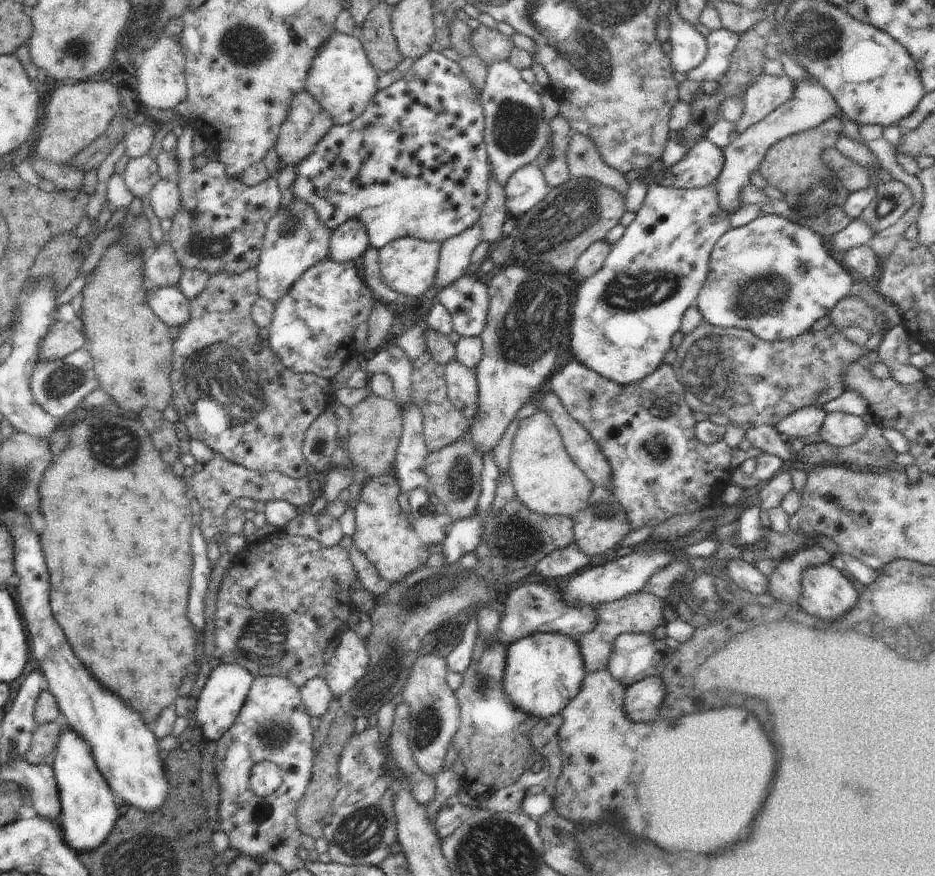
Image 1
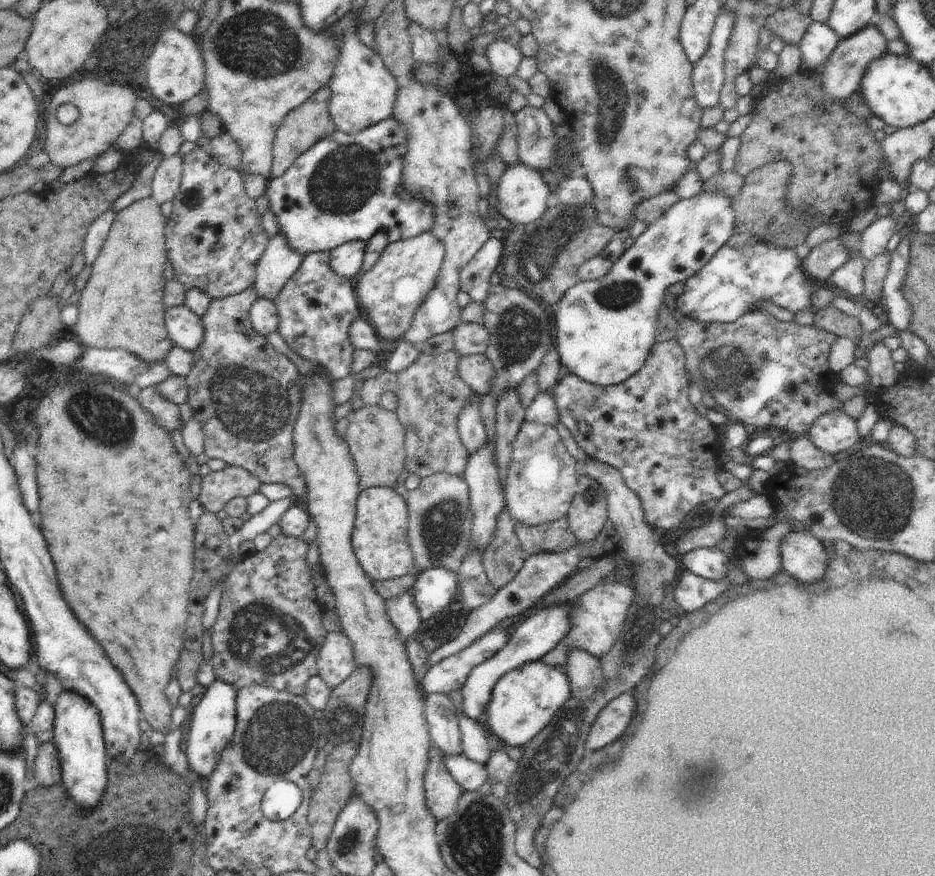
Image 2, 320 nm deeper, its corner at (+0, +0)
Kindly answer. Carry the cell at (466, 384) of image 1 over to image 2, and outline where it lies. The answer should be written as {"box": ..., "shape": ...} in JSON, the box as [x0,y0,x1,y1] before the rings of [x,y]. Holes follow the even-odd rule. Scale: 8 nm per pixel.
{"box":[459,394,487,456],"shape":[[[474,394],[459,416],[459,437],[469,456],[477,453],[487,443],[484,424],[480,419],[481,398]]]}

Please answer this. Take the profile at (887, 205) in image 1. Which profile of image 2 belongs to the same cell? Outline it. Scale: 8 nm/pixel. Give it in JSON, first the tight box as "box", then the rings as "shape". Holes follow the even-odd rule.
{"box":[861,216,898,261],"shape":[[[893,216],[888,218],[878,218],[862,233],[861,253],[866,261],[880,256],[886,252],[888,240],[894,236],[898,230],[897,222]]]}

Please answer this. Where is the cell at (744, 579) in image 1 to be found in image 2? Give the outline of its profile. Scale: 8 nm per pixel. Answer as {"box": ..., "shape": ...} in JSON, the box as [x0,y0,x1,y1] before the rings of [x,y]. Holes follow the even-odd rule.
{"box":[681,547,730,581],"shape":[[[718,547],[694,549],[681,560],[686,571],[711,581],[726,577],[726,569],[730,564],[730,557]]]}

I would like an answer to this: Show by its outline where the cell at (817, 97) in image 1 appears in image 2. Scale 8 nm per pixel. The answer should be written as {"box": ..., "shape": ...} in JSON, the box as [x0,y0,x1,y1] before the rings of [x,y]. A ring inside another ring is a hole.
{"box":[818,23,887,100],"shape":[[[871,23],[854,36],[839,42],[830,53],[828,62],[818,68],[823,80],[823,89],[836,100],[848,99],[856,90],[861,88],[861,80],[868,67],[887,53],[887,40],[880,29]]]}

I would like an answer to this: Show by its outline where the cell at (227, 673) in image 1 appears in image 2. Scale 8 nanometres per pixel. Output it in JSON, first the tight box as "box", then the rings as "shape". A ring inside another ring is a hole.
{"box":[186,679,237,778],"shape":[[[216,679],[204,693],[204,697],[194,709],[190,718],[188,740],[186,740],[186,756],[189,768],[200,778],[210,778],[221,754],[228,742],[231,741],[236,726],[236,695],[237,690],[228,683]]]}

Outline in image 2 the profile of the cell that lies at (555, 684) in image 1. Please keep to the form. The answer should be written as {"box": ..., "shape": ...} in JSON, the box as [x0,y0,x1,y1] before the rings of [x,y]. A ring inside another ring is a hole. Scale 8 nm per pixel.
{"box":[487,660,571,752],"shape":[[[542,660],[526,663],[507,672],[494,685],[490,700],[487,704],[488,726],[503,745],[502,750],[508,752],[514,747],[526,746],[552,720],[555,712],[571,697],[571,688],[566,674],[561,668],[549,667]]]}

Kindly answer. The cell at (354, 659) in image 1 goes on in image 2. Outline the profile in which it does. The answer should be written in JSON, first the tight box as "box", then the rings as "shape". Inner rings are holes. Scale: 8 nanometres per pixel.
{"box":[317,631,357,688],"shape":[[[328,631],[318,660],[317,675],[331,688],[342,684],[357,667],[352,641],[342,632]]]}

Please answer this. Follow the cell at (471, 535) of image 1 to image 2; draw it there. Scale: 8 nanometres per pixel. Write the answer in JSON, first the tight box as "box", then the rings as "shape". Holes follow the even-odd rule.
{"box":[412,568,460,621],"shape":[[[443,568],[418,572],[412,590],[414,604],[418,607],[422,621],[438,614],[460,593],[456,573]]]}

